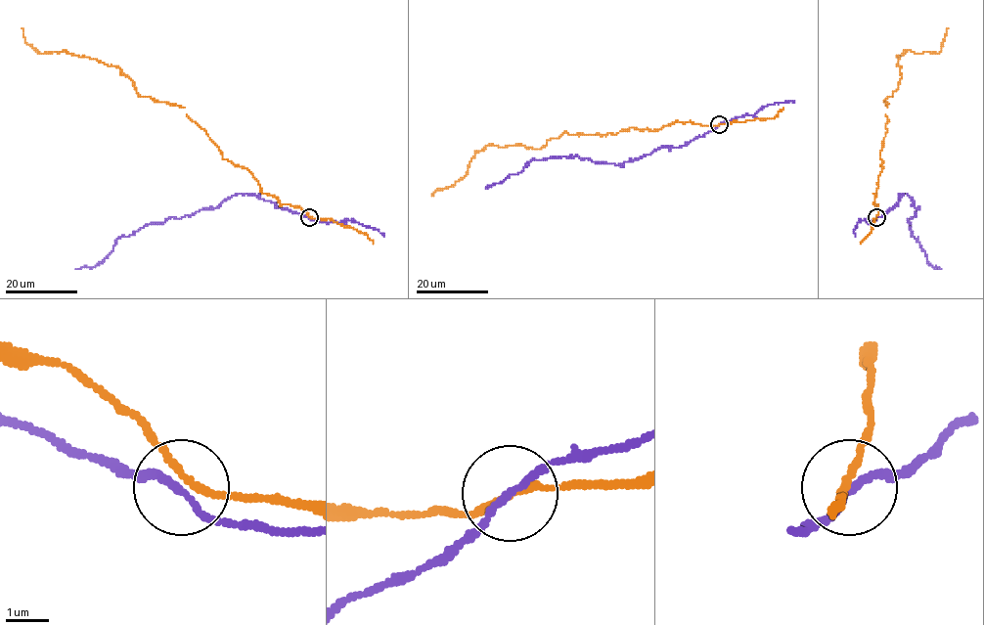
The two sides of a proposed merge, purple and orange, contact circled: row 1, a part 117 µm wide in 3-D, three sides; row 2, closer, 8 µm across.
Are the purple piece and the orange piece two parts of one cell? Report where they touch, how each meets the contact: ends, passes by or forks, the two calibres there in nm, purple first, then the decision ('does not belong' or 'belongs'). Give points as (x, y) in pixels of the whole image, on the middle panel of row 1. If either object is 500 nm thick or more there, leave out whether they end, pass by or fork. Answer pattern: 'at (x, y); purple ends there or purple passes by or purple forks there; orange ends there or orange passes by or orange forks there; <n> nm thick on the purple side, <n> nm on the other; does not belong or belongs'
at (719, 124); purple passes by; orange passes by; 150 nm thick on the purple side, 140 nm on the other; belongs

